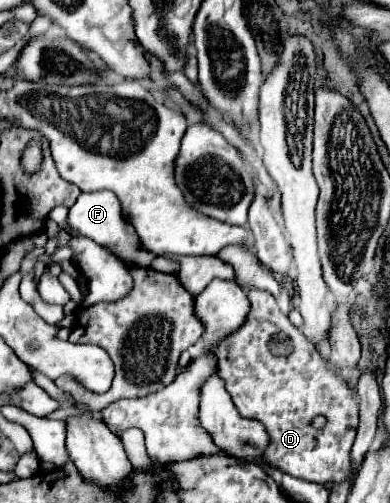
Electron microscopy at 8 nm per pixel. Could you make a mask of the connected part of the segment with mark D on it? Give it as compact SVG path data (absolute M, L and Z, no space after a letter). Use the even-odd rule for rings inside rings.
M251 288L247 296L251 300L249 318L219 344L217 368L239 414L249 420L259 420L269 434L263 460L301 480L315 480L319 484L351 480L355 474L351 466L351 446L359 424L355 388L341 378L317 352L317 346L291 324L269 292ZM317 414L327 418L323 428L313 426Z

